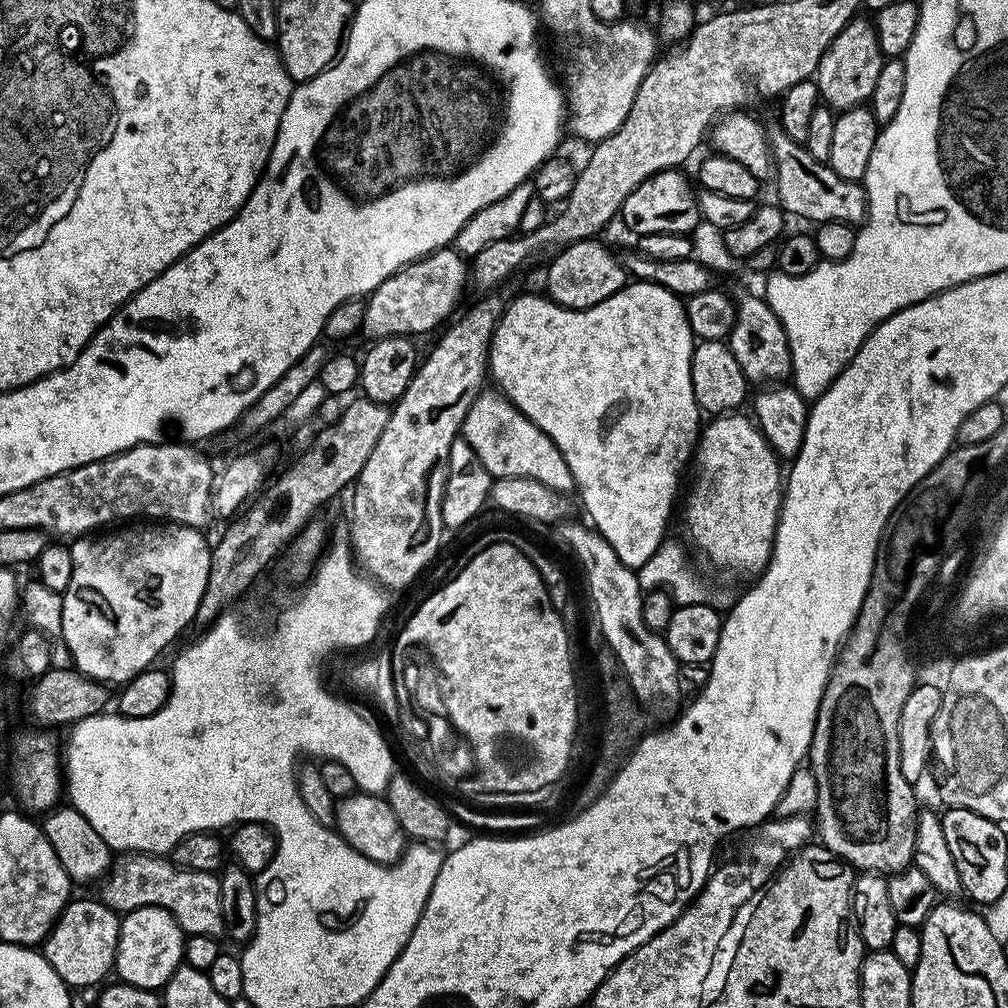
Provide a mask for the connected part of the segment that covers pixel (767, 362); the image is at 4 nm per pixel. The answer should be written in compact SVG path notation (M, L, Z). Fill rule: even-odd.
M763 295L744 296L736 304L736 321L726 343L728 349L738 358L738 366L742 366L742 374L753 385L768 386L773 382L784 382L791 377L792 359L790 346L786 342L786 330L782 322L770 310Z

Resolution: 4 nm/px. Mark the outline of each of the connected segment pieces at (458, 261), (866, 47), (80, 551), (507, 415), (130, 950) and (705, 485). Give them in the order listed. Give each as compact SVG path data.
M452 246L440 248L437 252L423 256L421 260L407 264L386 278L386 282L379 284L367 297L363 305L363 335L383 338L428 332L436 327L439 329L453 315L451 312L455 310L456 303L464 296L464 283L467 285L469 280L469 265L465 257Z
M853 18L830 42L814 75L821 101L833 110L859 108L865 102L871 101L879 71L886 61L876 37L875 23L871 19L860 19Z
M144 522L141 528L136 526L124 526L121 532L109 531L109 536L100 534L89 534L73 539L70 547L72 549L72 561L74 570L70 574L70 586L63 592L62 602L62 643L68 648L72 655L72 663L77 672L83 676L97 680L100 684L109 686L123 686L135 678L139 672L144 672L157 663L160 651L183 630L187 624L191 625L196 618L196 611L202 602L202 594L206 590L206 582L210 578L210 566L212 565L213 545L203 535L201 529L191 528L185 524L170 524L167 522Z
M481 391L480 397L470 406L462 429L462 439L474 446L474 454L482 458L482 467L494 478L530 478L534 482L542 482L542 486L550 486L550 490L555 492L571 493L574 485L570 466L566 466L566 458L562 458L558 446L554 446L541 428L534 426L530 418L517 410L503 392L488 391Z
M142 906L133 912L123 913L114 972L123 983L139 988L163 989L174 970L184 959L186 934L166 910L158 906Z
M733 410L727 414L717 415L715 418L703 425L700 430L700 438L696 442L694 453L694 468L696 464L696 473L692 476L692 489L688 492L688 505L684 508L684 524L688 527L688 536L692 539L692 544L698 551L704 555L704 560L712 568L717 568L720 572L729 572L732 576L749 576L755 578L764 571L768 564L768 559L772 557L772 544L776 540L776 524L780 520L780 501L786 483L782 475L782 461L777 456L776 451L766 442L763 432L760 431L755 419L739 416L739 411Z

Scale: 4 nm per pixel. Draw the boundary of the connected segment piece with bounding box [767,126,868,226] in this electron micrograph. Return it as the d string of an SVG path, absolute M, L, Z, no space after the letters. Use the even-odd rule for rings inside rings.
M772 126L767 129L768 144L772 149L772 167L774 169L774 183L776 182L776 192L780 195L778 204L785 213L793 212L796 216L801 216L804 220L811 222L823 222L825 220L844 220L853 226L859 226L864 223L868 214L868 196L864 193L863 187L855 180L847 180L834 170L829 168L825 161L814 158L808 153L804 145L794 142L778 126Z

